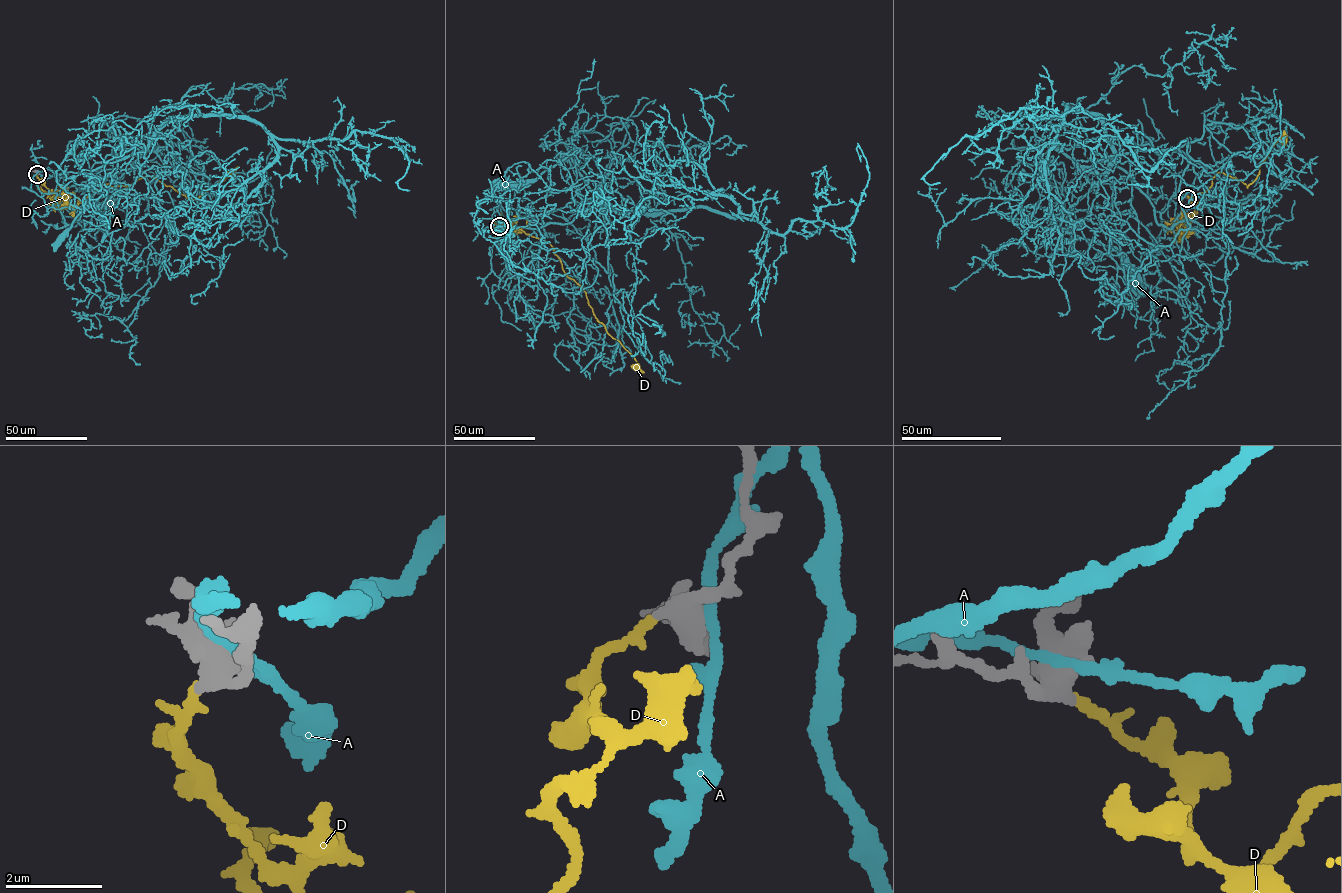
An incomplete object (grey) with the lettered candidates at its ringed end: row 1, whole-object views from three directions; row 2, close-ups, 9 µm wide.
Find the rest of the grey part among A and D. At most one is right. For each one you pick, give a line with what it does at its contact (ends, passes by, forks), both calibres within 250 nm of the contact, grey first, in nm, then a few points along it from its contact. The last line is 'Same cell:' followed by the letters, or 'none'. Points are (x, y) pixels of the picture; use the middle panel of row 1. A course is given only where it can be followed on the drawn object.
D: it passes by | 360/150 nm | via (499, 226), (497, 233), (520, 228), (550, 244), (566, 275), (585, 292), (598, 321), (633, 355), (637, 367)
Same cell: D

